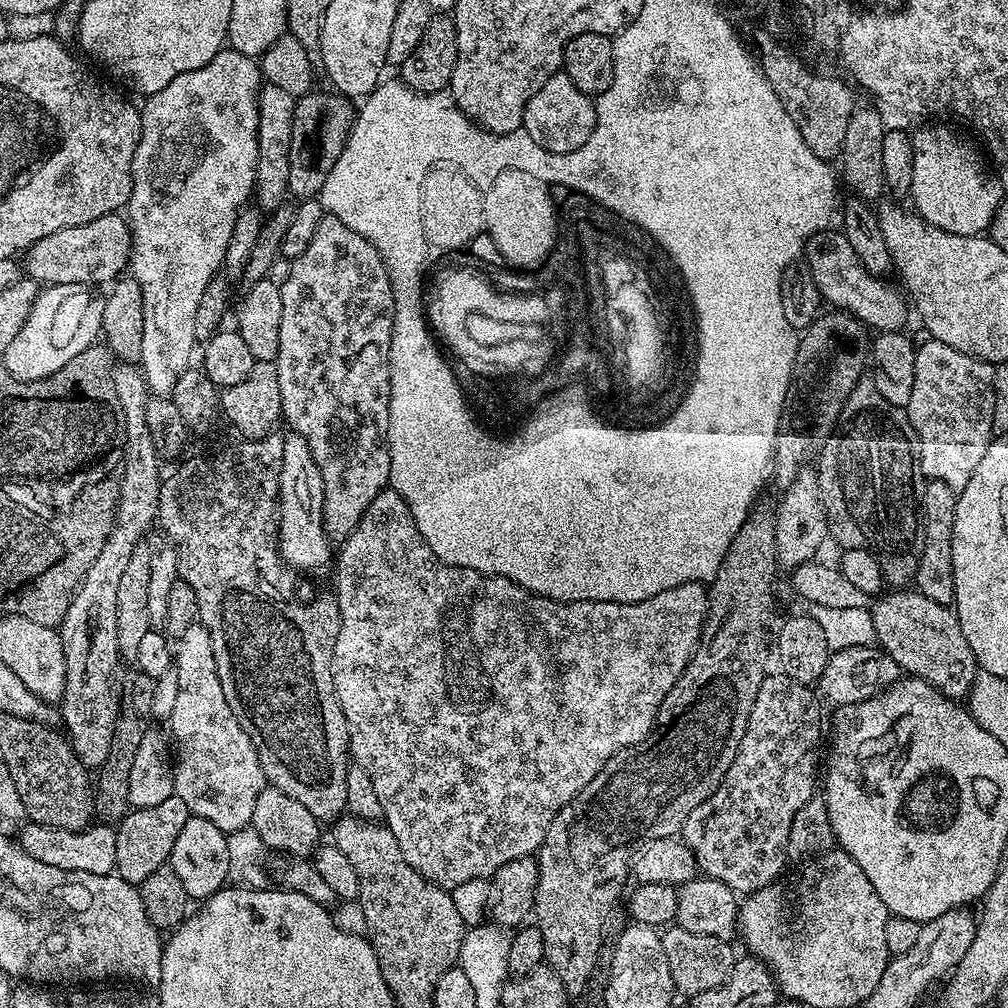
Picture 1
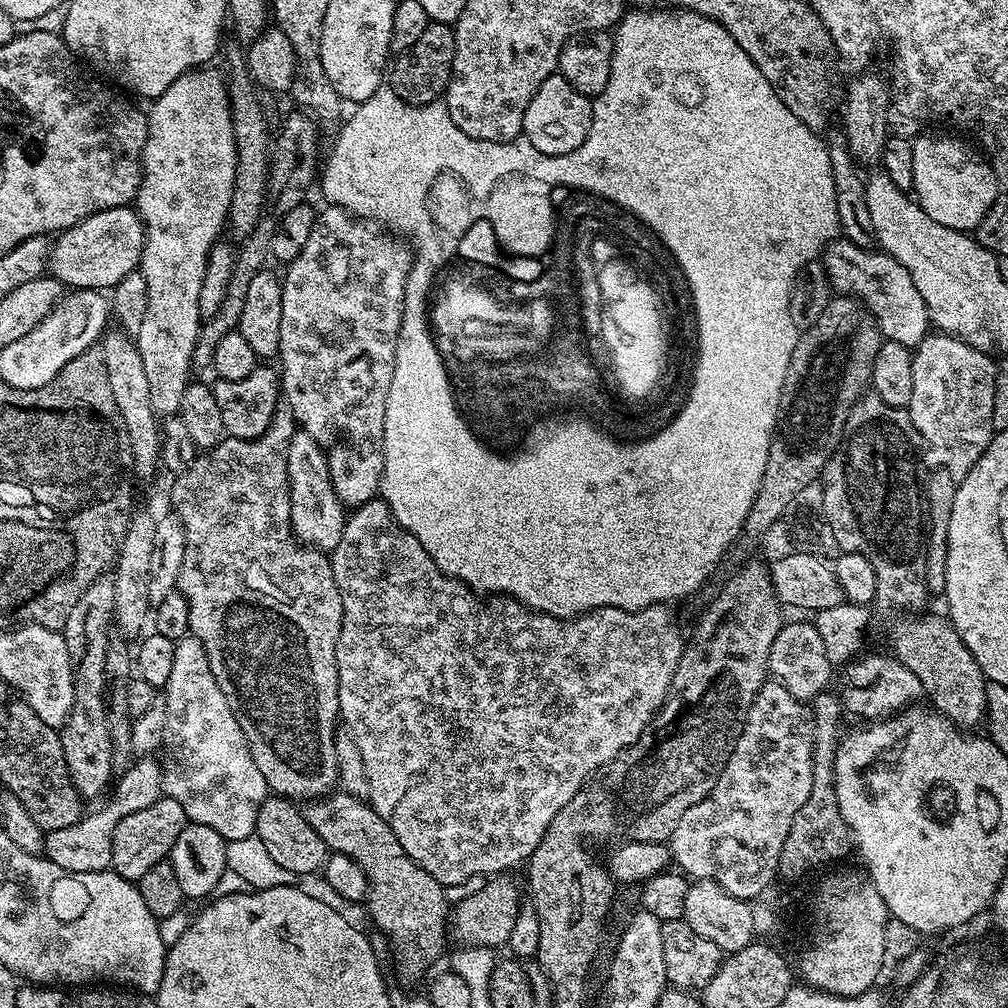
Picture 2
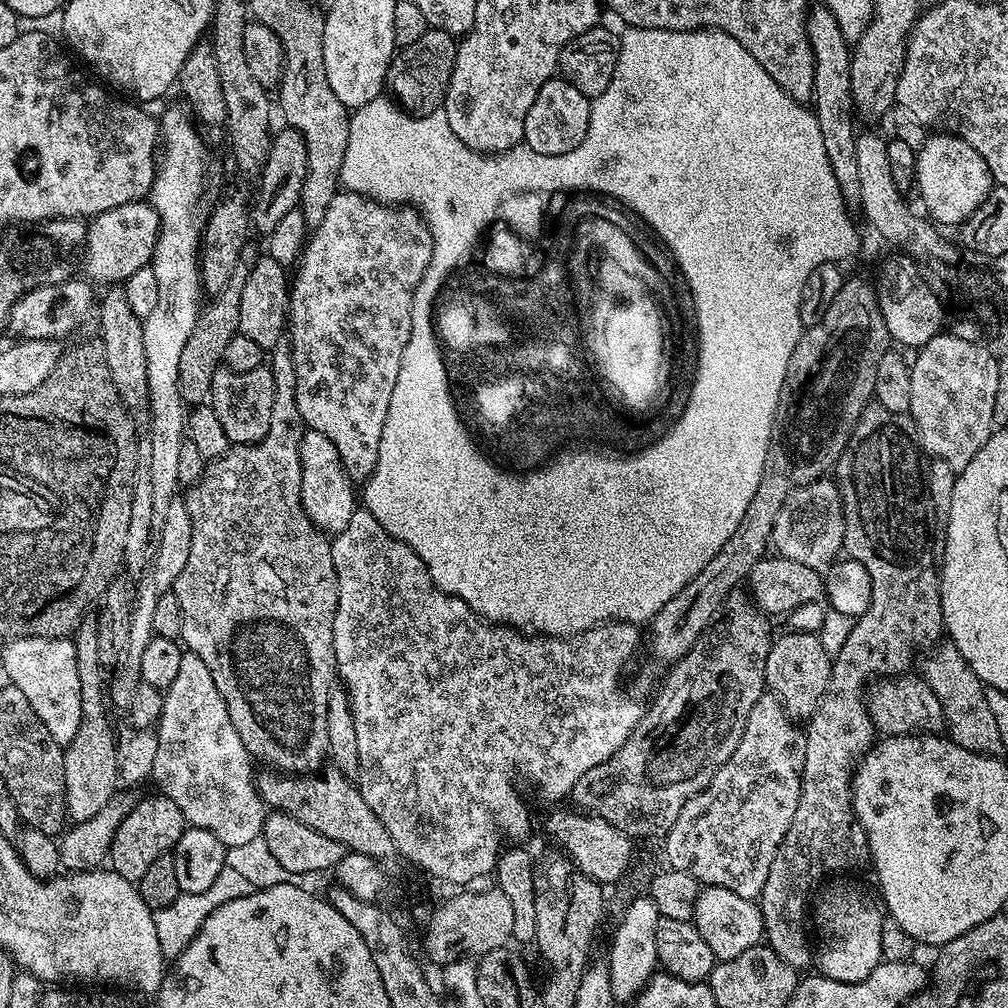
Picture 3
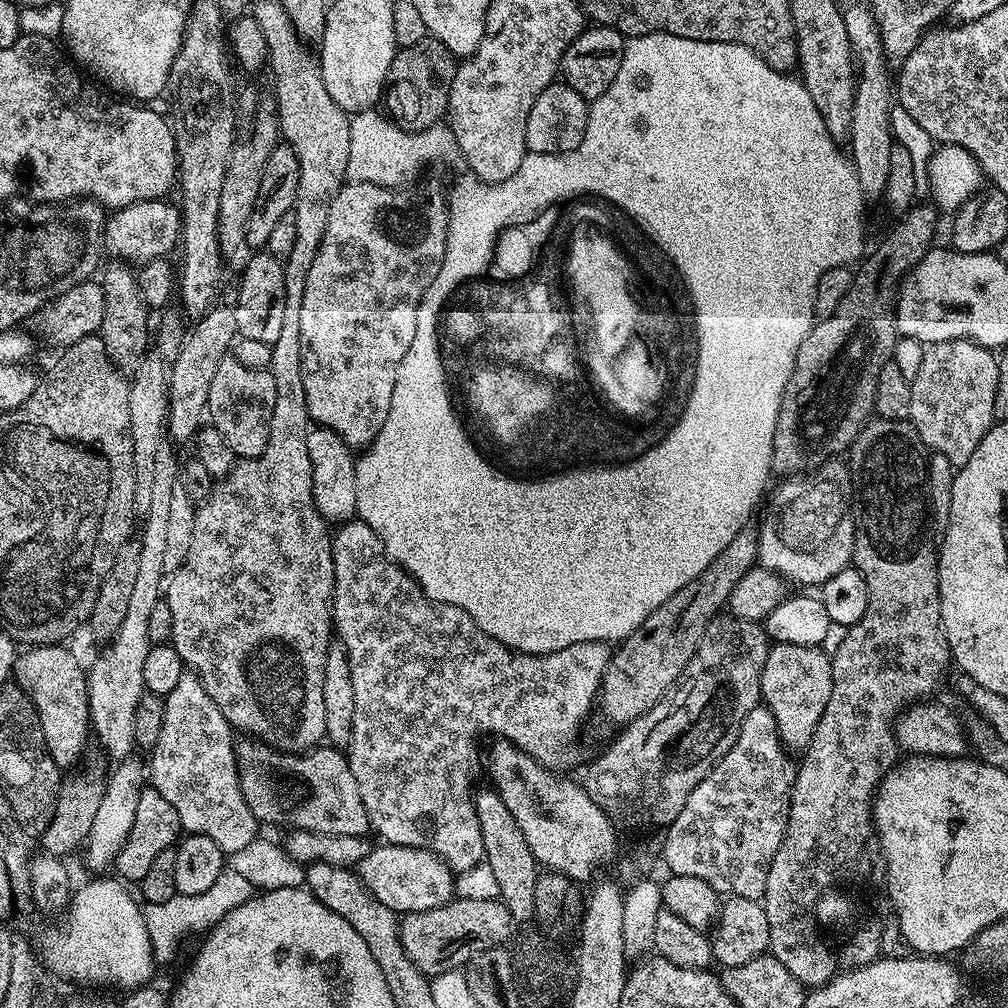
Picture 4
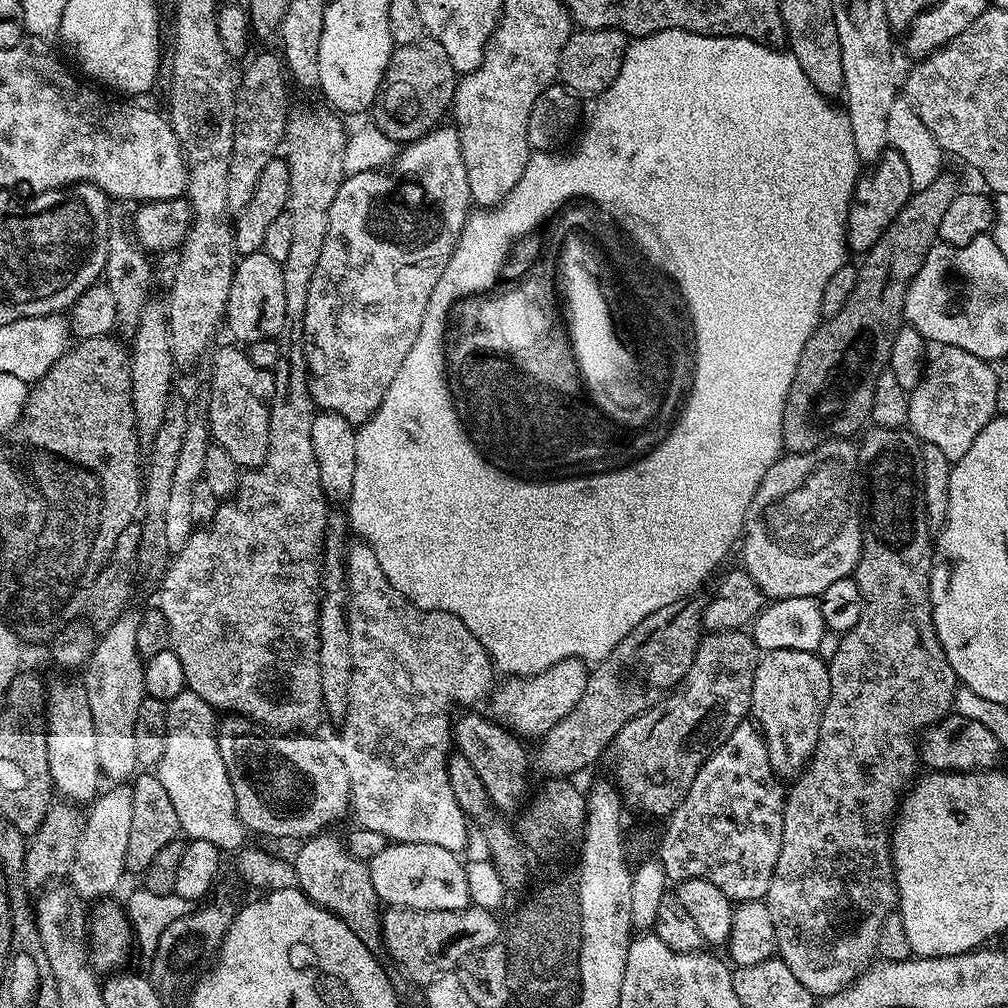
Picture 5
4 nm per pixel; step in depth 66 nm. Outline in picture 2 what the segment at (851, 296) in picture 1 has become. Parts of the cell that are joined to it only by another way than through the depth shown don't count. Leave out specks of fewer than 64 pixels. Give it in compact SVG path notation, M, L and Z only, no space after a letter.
M837 238L824 249L822 263L828 281L832 283L833 293L855 296L876 320L884 340L893 340L915 349L929 335L930 321L926 302L922 302L922 294L918 294L918 286L914 286L914 278L910 278L902 262L883 250L859 248L849 240Z

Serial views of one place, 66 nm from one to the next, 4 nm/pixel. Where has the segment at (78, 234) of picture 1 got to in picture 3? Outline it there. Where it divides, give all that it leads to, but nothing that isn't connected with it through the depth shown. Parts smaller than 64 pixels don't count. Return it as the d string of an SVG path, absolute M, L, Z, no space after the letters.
M144 200L126 202L126 206L114 206L114 210L106 210L91 217L82 249L82 268L84 264L85 272L83 275L97 285L123 285L124 281L130 278L130 274L151 265L159 233L158 214L151 203Z

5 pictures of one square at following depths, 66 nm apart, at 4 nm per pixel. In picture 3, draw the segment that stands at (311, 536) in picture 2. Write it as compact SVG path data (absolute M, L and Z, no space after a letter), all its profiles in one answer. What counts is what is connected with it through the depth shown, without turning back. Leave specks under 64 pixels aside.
M305 431L300 443L300 465L302 466L302 486L300 501L304 513L325 534L335 534L346 530L350 518L358 507L358 496L352 493L353 481L349 480L344 468L340 465L338 450L334 450L334 442L326 438L326 434Z

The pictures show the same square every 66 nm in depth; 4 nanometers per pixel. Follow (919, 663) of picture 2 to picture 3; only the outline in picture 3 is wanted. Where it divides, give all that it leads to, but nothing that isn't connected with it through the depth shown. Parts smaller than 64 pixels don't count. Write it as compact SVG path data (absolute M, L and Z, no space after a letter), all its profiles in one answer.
M950 642L937 645L932 651L934 652L923 662L920 672L942 705L948 738L956 745L971 752L997 758L1003 757L1006 745L1002 742L998 722L995 721L994 714L991 713L990 704L986 701L986 686Z

